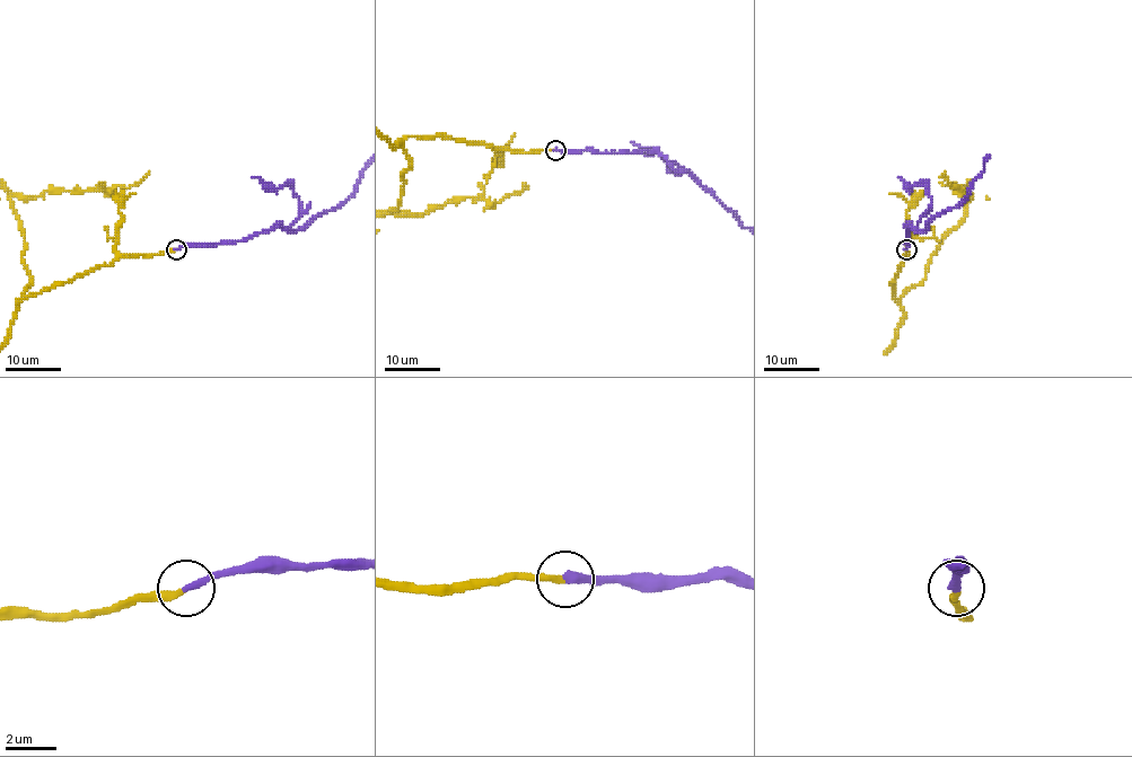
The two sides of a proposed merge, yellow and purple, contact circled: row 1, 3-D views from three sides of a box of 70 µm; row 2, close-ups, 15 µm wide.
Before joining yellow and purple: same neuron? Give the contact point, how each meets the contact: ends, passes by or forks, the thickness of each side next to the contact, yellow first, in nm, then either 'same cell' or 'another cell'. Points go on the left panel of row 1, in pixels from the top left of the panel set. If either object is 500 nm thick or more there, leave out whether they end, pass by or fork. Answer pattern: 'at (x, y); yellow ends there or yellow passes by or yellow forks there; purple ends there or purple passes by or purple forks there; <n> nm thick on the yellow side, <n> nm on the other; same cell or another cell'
at (176, 249); yellow ends there; purple ends there; 240 nm thick on the yellow side, 340 nm on the other; same cell

